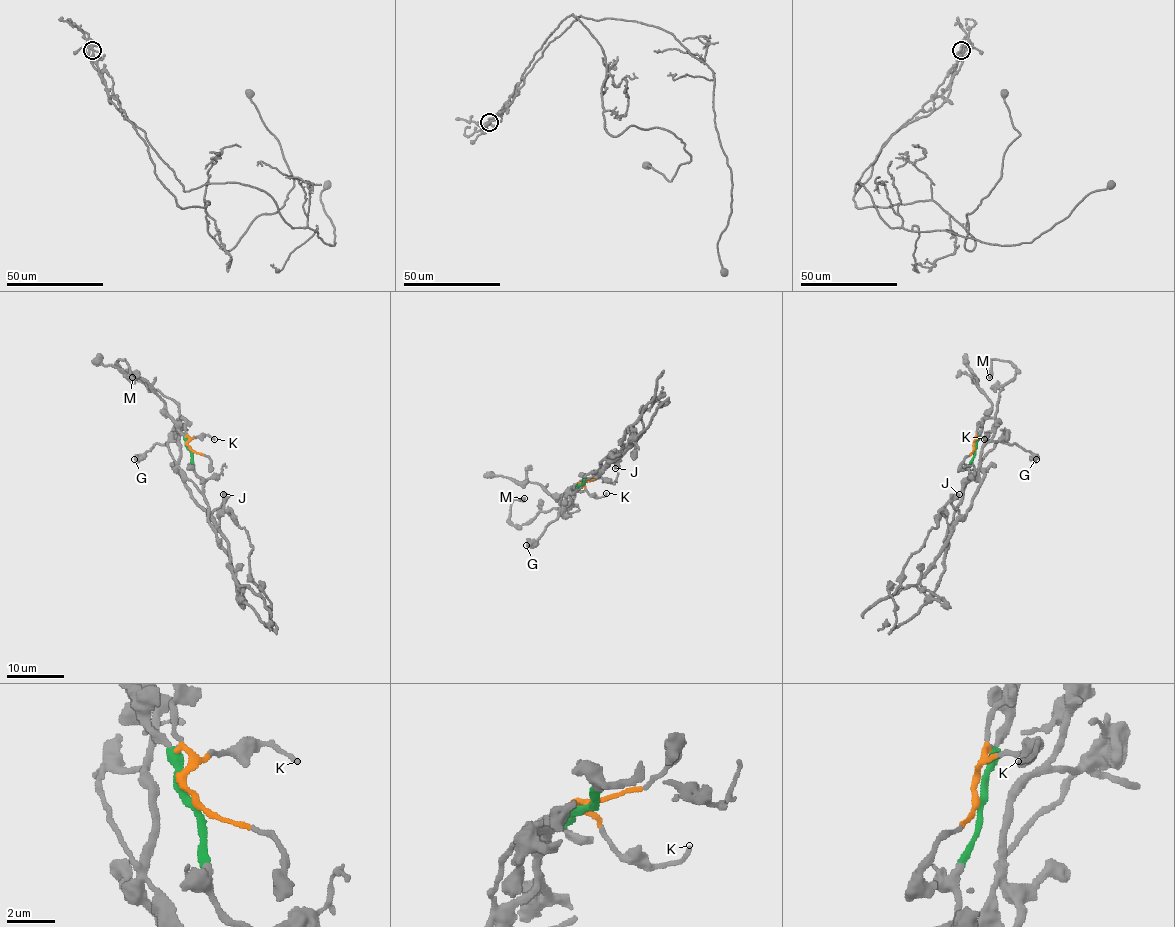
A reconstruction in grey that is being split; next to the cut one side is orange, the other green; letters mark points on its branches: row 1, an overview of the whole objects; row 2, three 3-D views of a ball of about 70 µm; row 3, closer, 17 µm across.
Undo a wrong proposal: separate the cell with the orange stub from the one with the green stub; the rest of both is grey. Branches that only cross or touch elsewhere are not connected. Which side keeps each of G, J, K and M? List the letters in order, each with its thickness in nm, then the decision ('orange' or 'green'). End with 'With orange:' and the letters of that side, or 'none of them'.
G: 320 nm thick; orange
J: 550 nm thick; green
K: 160 nm thick; orange
M: 480 nm thick; orange
With orange: G, K, M

